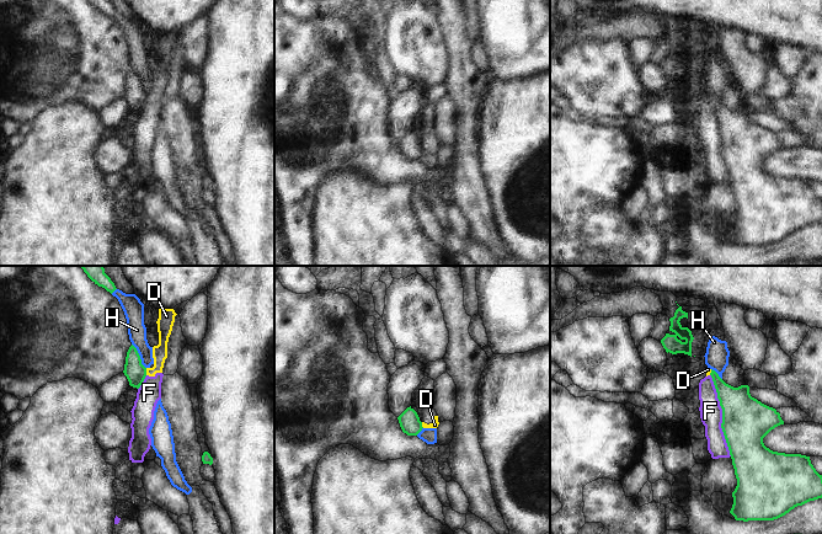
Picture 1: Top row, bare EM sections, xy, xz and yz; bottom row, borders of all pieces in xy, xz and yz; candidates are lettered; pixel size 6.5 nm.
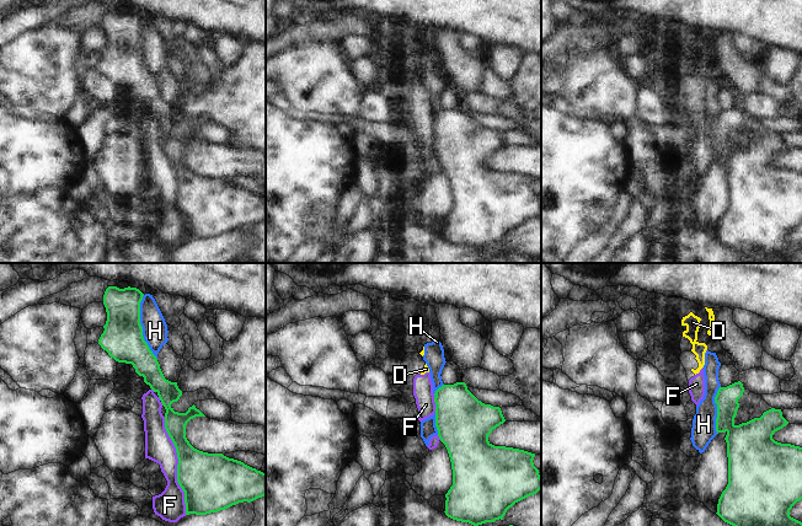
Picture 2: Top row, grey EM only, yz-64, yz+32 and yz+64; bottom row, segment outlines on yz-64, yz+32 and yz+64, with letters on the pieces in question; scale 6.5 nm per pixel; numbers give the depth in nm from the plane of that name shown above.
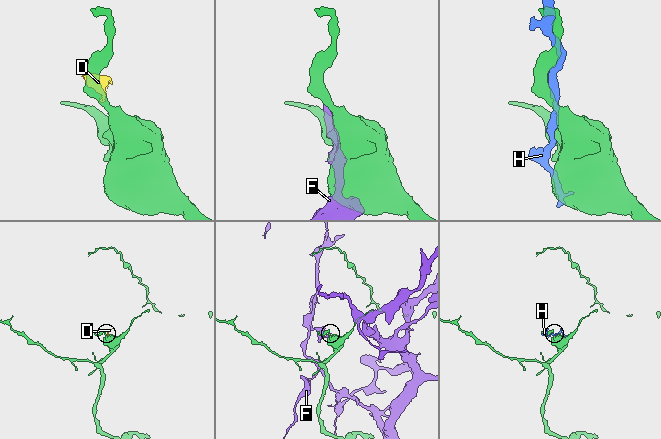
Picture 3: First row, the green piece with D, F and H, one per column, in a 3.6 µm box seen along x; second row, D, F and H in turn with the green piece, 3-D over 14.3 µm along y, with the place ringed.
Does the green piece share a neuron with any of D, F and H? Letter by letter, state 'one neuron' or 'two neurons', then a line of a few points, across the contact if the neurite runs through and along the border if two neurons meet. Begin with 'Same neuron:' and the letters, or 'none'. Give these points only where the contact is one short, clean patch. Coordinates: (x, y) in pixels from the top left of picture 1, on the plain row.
Same neuron: none
D: two neurons; line xy (145, 92), (147, 99)
F: two neurons
H: two neurons

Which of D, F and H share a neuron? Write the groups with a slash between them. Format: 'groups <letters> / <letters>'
groups D F / H

